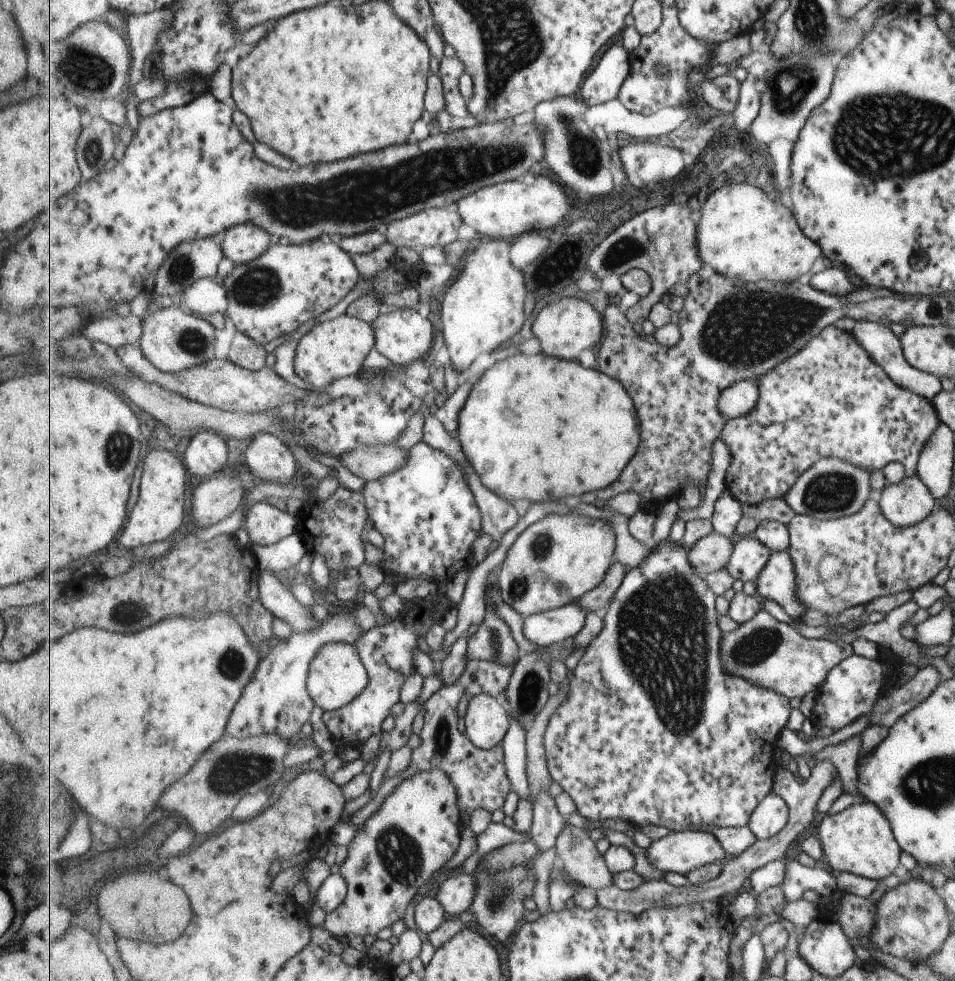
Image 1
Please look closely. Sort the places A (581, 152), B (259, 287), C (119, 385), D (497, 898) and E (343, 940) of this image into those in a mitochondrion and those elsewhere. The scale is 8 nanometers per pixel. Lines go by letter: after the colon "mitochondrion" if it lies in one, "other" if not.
A: mitochondrion
B: mitochondrion
C: other
D: mitochondrion
E: other

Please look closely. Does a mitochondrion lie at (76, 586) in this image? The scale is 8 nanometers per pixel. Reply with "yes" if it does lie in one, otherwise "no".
no

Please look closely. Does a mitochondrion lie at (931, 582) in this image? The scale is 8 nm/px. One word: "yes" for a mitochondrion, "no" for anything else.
no

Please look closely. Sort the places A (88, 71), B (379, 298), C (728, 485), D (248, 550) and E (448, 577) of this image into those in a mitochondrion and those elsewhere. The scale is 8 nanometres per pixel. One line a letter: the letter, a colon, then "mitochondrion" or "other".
A: mitochondrion
B: other
C: other
D: other
E: other

